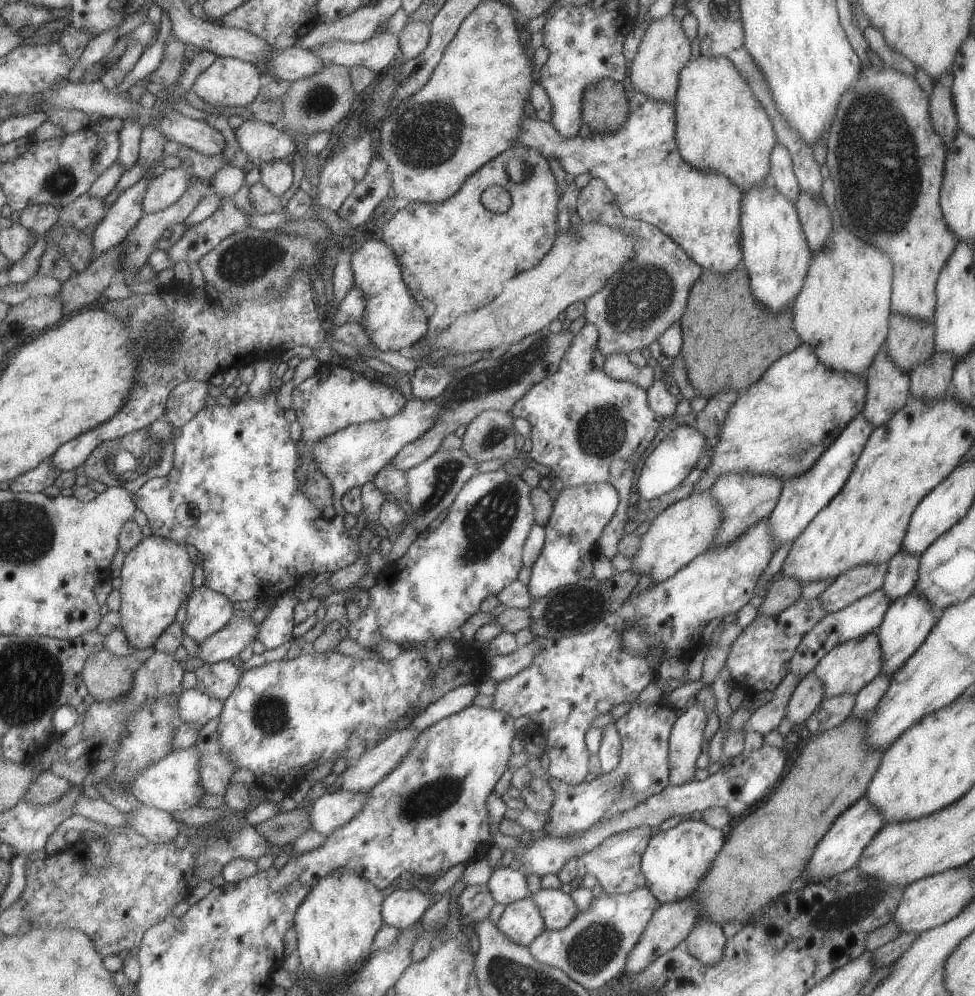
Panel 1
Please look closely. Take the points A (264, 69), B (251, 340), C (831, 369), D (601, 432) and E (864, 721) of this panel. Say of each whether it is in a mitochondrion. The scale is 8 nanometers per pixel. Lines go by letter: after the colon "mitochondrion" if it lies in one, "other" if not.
A: other
B: other
C: other
D: mitochondrion
E: other

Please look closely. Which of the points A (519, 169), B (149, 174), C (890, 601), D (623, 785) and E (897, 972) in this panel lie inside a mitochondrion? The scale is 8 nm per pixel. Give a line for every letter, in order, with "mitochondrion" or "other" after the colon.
A: mitochondrion
B: other
C: other
D: mitochondrion
E: other

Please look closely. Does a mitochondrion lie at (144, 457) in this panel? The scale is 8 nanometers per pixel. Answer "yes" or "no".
yes

